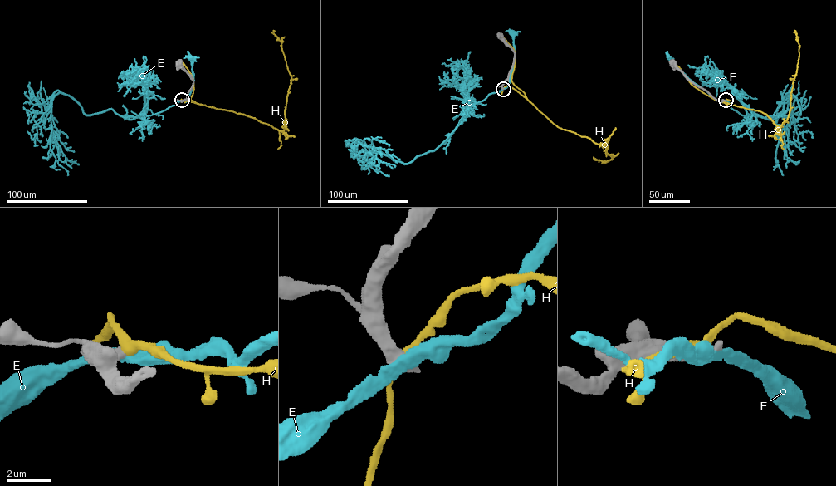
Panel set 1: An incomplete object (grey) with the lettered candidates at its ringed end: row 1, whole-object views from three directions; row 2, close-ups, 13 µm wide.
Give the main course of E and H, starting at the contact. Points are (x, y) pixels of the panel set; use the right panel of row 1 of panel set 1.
E: (726, 100), (715, 100), (682, 71), (670, 57)
H: (726, 100), (722, 101), (765, 114), (779, 130), (789, 114), (798, 63), (799, 44), (794, 30)

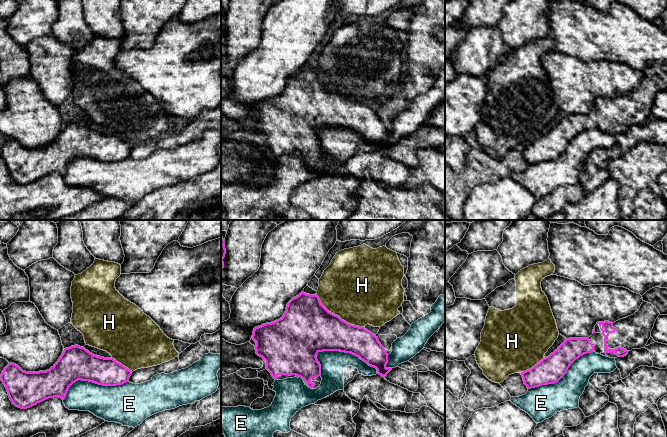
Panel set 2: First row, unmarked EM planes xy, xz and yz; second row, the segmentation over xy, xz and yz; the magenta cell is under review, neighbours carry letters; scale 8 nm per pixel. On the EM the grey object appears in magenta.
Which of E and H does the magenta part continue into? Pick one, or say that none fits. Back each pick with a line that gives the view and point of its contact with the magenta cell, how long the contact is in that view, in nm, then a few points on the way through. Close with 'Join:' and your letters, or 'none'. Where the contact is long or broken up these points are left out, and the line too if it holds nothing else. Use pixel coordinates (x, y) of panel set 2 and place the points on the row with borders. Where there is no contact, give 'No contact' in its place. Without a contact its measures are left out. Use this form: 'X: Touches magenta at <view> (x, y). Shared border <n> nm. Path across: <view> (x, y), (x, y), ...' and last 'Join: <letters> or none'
Join: none

